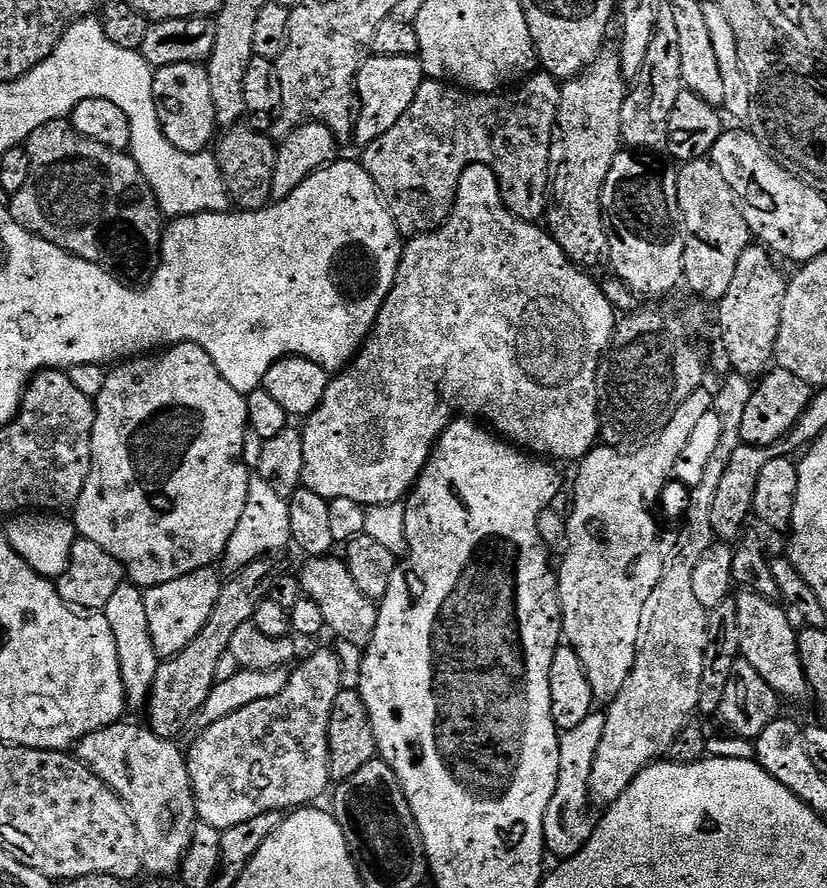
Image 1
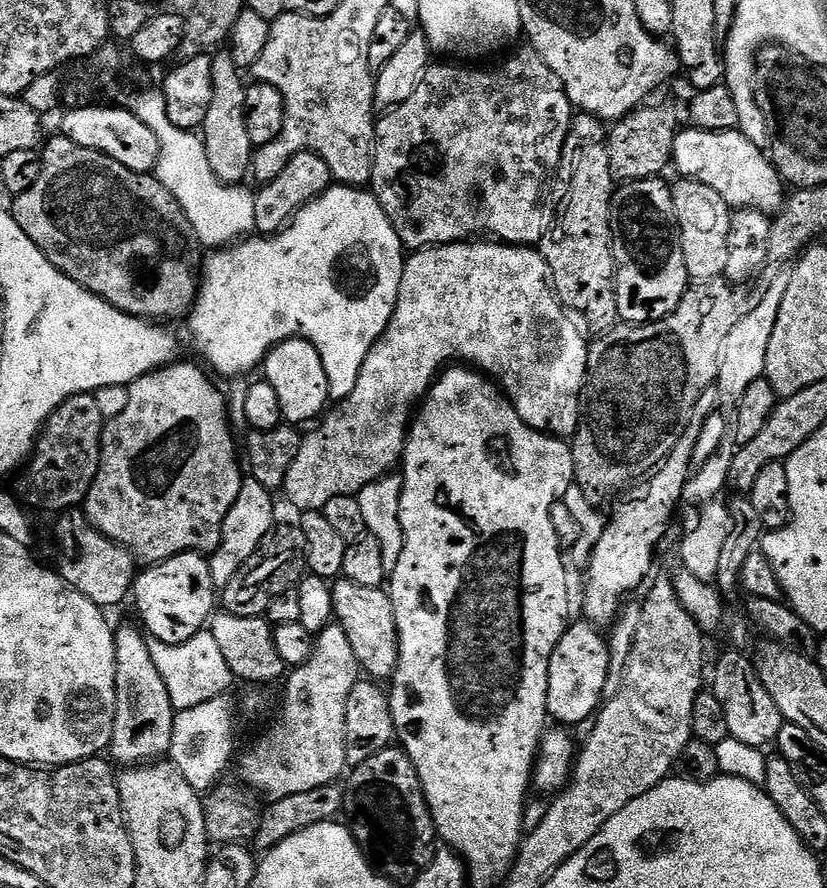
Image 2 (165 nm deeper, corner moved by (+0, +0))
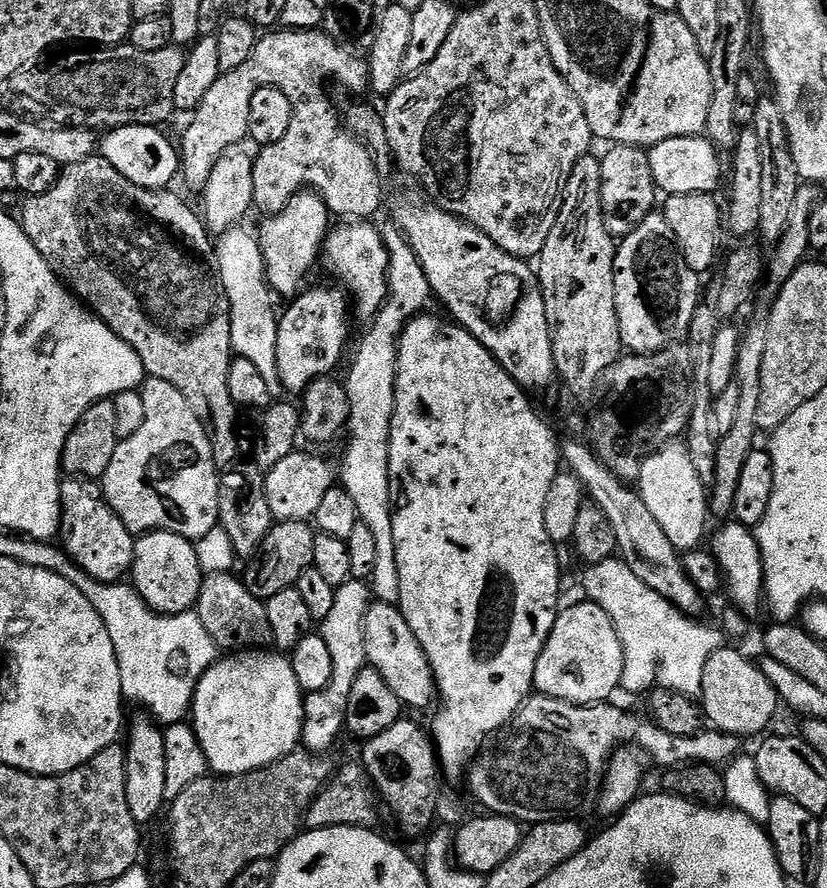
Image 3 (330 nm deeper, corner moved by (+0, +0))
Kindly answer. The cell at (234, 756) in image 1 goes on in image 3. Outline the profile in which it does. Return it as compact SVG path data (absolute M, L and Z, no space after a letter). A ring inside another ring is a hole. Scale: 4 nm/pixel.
M347 580L334 594L334 606L325 620L319 621L318 634L330 649L330 659L334 661L334 678L330 686L321 692L309 692L304 697L304 735L302 744L313 754L327 753L327 748L345 731L346 710L350 702L350 689L354 678L368 664L366 658L366 626L364 614L372 607L372 589L363 580Z

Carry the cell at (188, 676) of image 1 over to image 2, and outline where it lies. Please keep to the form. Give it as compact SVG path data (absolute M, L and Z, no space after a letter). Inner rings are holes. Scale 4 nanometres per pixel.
M295 523L274 527L257 549L242 562L229 584L222 588L223 611L242 618L263 617L272 599L299 581L306 568L305 550L304 531Z

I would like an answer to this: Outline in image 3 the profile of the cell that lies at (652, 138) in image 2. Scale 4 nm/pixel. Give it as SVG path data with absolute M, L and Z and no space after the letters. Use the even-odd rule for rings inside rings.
M617 144L602 156L602 214L606 230L613 238L628 236L657 207L658 189L650 174L647 151L633 144Z

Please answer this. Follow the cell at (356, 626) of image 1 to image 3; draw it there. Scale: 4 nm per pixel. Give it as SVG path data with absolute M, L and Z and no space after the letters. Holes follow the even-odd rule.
M373 603L364 614L364 625L366 626L366 658L370 667L378 670L382 678L386 678L386 686L390 686L394 694L398 694L401 705L405 709L428 707L431 709L438 696L436 679L418 638L414 638L414 630L410 630L399 607L394 604Z

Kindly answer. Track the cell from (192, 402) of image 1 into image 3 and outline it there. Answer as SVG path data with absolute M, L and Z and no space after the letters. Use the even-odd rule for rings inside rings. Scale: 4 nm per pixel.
M151 378L145 379L140 397L146 406L146 419L142 421L142 426L139 428L138 434L130 434L130 438L126 438L117 443L116 449L114 450L114 458L110 458L110 466L106 466L106 474L102 478L104 497L106 498L106 502L110 502L110 510L114 510L114 514L118 514L118 518L122 518L126 530L130 530L134 534L169 532L170 534L178 534L182 538L197 542L209 534L210 530L217 528L220 519L220 507L218 506L220 474L216 471L214 454L210 450L208 431L202 426L198 414L194 414L194 410L190 410L190 402L186 402L186 398L182 398L182 394L175 386L170 386L170 382L162 382L161 380Z

